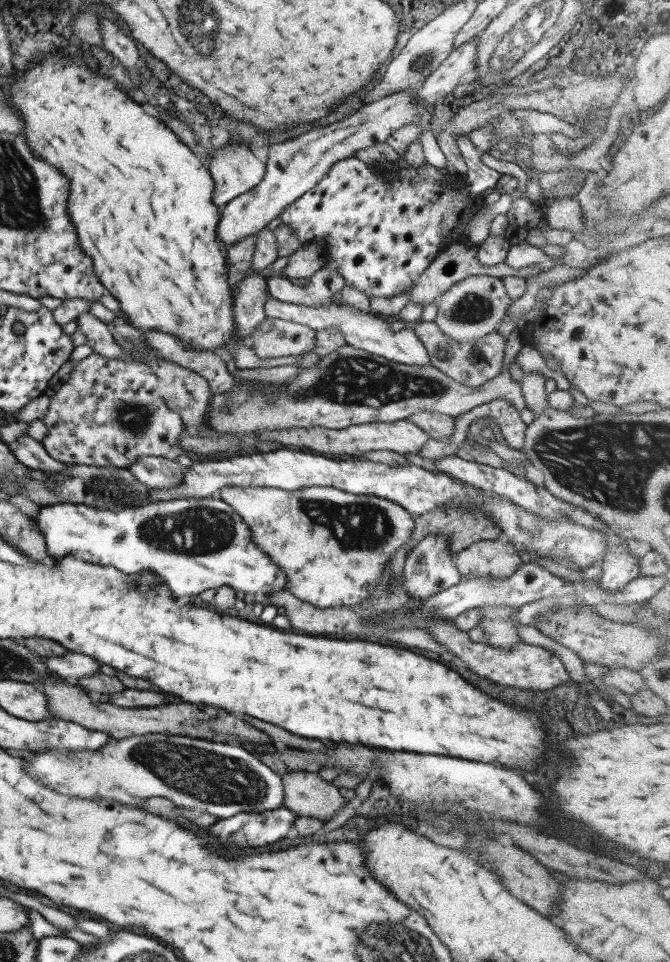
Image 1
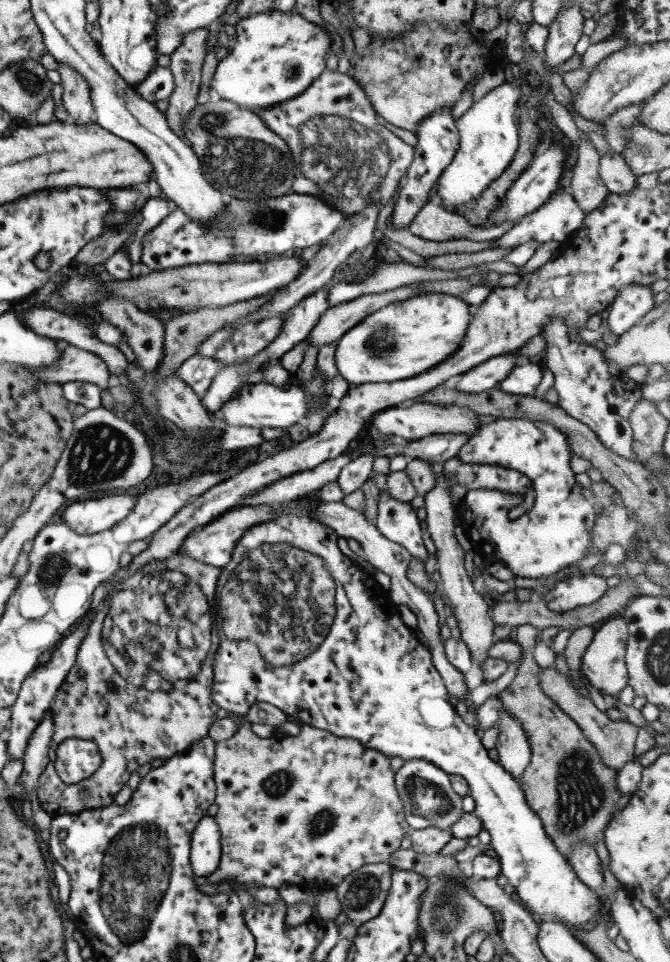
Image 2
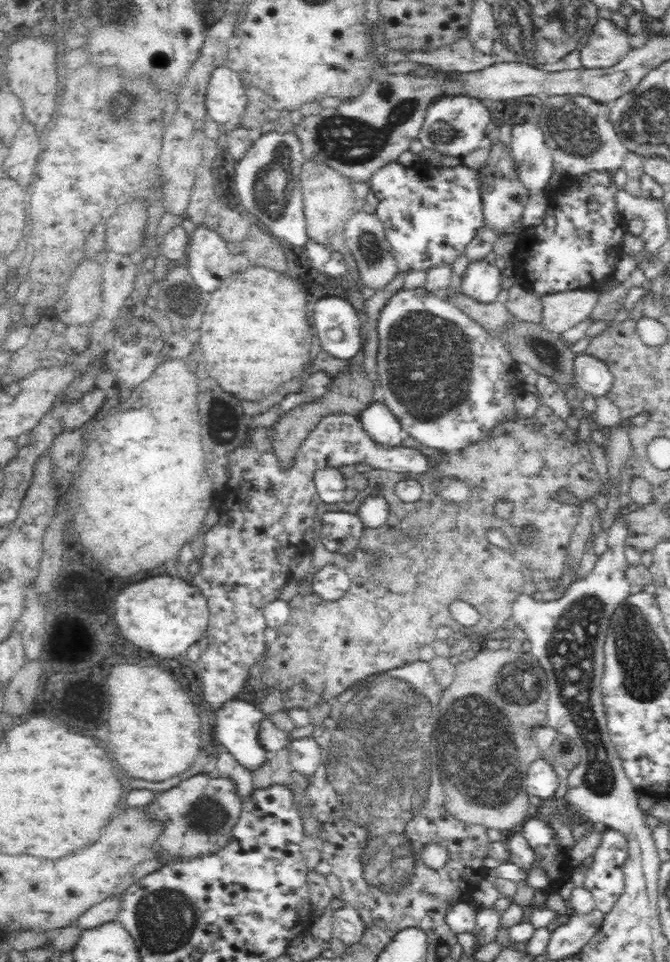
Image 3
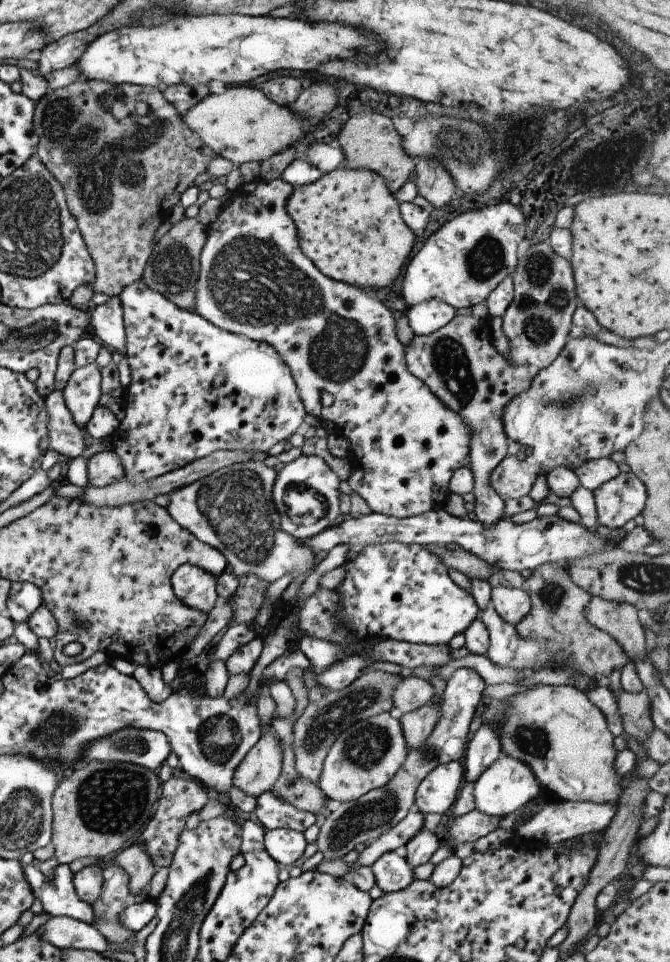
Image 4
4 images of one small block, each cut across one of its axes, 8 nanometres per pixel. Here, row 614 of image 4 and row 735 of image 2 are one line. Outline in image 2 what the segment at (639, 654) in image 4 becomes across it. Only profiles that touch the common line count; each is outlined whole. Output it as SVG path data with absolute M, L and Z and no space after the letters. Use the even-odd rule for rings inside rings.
M540 668L538 673L540 689L565 713L568 714L582 730L587 740L597 749L601 762L605 766L618 768L634 758L633 745L637 734L637 727L627 720L611 721L605 712L599 711L591 699L582 697L572 687L568 678L551 668Z

